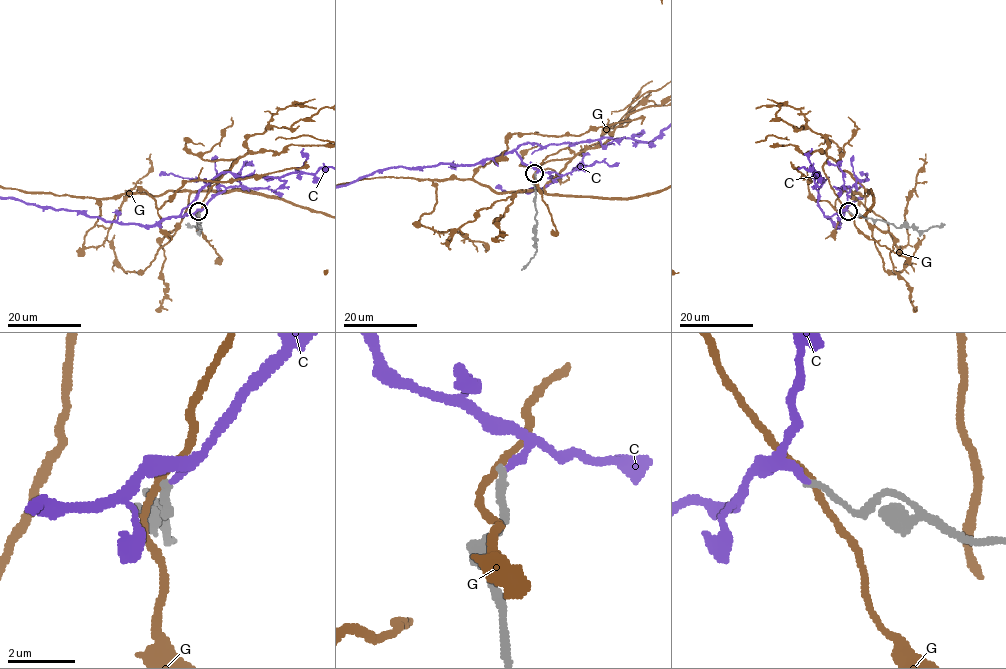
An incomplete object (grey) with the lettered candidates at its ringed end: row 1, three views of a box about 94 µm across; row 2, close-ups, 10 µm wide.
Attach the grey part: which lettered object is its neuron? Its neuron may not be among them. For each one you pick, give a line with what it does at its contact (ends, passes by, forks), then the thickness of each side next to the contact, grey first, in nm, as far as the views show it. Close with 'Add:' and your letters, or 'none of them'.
Add: none of them

